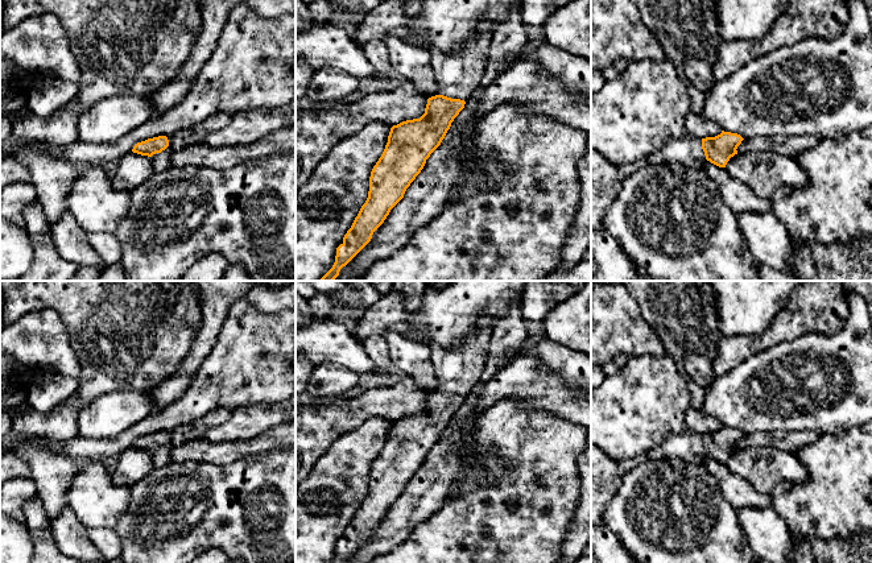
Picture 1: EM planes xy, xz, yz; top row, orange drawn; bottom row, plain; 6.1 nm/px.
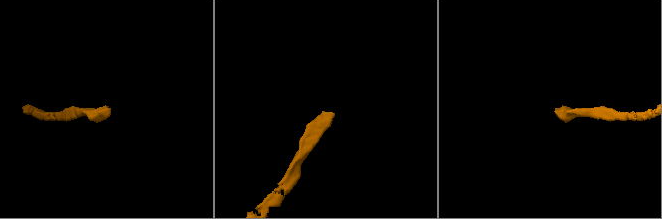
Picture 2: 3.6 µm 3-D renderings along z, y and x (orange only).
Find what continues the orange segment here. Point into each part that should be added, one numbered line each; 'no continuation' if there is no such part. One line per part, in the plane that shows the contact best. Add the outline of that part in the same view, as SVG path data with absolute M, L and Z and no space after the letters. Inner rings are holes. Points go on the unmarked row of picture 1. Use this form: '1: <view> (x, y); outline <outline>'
1: xz (458, 369); outline M480 316L472 334L462 345L447 349L435 343L430 344L438 390L467 397L472 388L482 382L491 336L489 318Z

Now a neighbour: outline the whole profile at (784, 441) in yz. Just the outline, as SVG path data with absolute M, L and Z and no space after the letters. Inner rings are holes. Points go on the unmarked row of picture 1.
M817 430L744 434L736 446L737 448L773 447L795 454L801 447L814 444L821 435Z

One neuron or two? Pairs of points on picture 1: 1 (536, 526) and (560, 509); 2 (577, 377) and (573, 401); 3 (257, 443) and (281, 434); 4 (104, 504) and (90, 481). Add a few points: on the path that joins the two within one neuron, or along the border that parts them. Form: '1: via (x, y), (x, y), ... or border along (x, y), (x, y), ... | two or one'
1: via (541, 521), (554, 512) | one
2: border along (550, 369), (577, 389) | two
3: via (263, 443), (276, 438) | one
4: via (99, 499), (93, 492), (93, 487) | one

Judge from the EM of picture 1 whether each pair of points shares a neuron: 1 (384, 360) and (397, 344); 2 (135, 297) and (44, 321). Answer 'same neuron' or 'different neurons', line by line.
1: different neurons
2: different neurons

